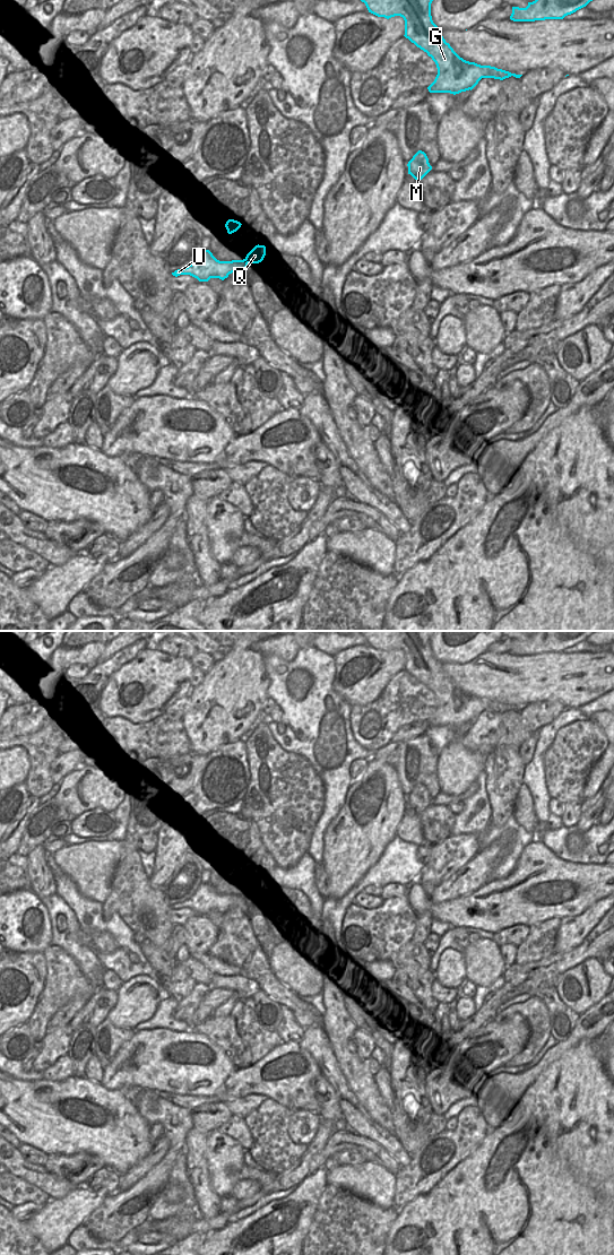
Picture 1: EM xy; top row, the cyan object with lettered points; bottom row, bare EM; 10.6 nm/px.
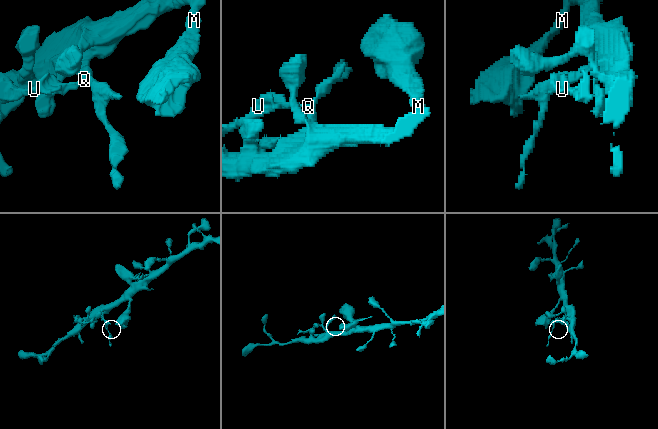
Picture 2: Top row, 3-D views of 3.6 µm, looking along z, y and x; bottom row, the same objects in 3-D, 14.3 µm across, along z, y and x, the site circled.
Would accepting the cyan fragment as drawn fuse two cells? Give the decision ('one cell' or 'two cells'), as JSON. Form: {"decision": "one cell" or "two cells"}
{"decision": "two cells"}

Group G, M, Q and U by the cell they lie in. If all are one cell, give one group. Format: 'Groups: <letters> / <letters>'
Groups: G M Q / U

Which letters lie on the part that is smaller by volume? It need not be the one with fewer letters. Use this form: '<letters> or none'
U

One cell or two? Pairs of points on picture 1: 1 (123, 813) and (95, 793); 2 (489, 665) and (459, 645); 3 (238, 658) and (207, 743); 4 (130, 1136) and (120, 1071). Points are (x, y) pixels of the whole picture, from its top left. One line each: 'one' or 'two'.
1: two
2: two
3: one
4: two

